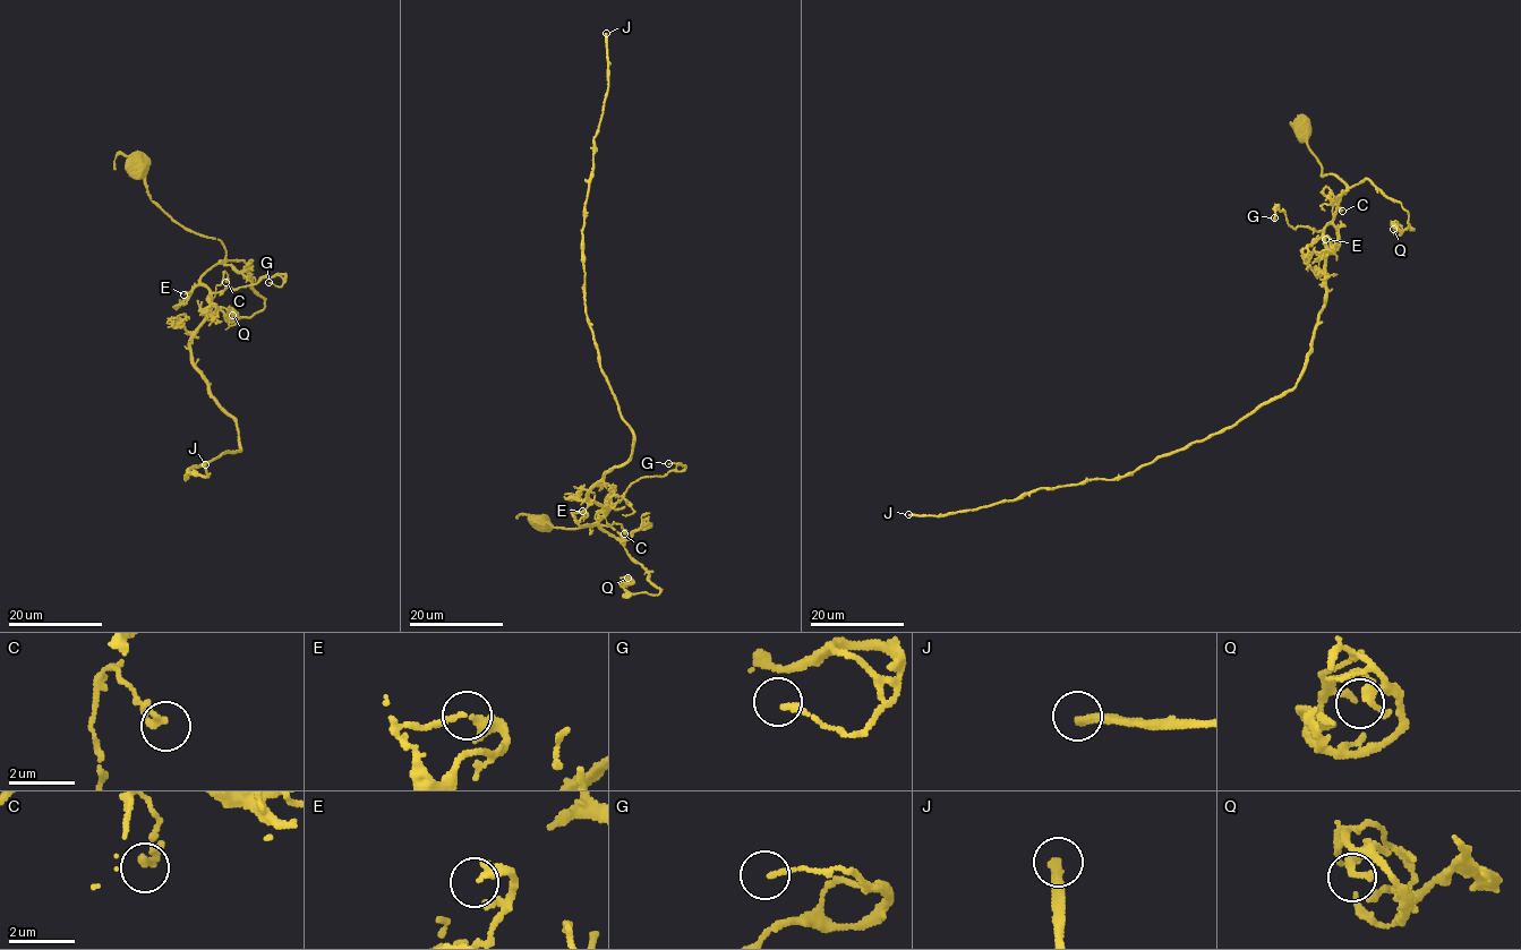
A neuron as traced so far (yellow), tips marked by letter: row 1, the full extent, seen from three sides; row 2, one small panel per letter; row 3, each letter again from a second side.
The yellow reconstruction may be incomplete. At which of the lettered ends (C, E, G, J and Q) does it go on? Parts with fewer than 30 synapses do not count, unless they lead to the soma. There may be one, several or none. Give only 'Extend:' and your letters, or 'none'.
Extend: J

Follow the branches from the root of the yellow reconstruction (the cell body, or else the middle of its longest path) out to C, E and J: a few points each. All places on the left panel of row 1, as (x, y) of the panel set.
C: (138, 164), (152, 200), (225, 250), (201, 277), (207, 311), (225, 271), (225, 282)
E: (138, 164), (135, 171), (152, 200), (185, 228), (219, 239), (225, 250), (184, 304), (189, 297), (184, 294)
J: (138, 164), (152, 200), (225, 250), (201, 277), (211, 310), (190, 360), (240, 451), (185, 478), (205, 464)

